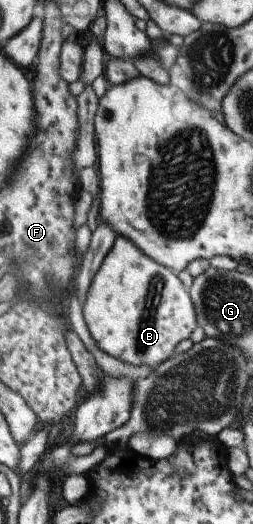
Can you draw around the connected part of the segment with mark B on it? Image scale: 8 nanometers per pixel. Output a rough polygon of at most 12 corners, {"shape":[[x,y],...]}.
{"shape":[[116,237],[81,316],[96,348],[154,367],[197,319],[176,274]]}

